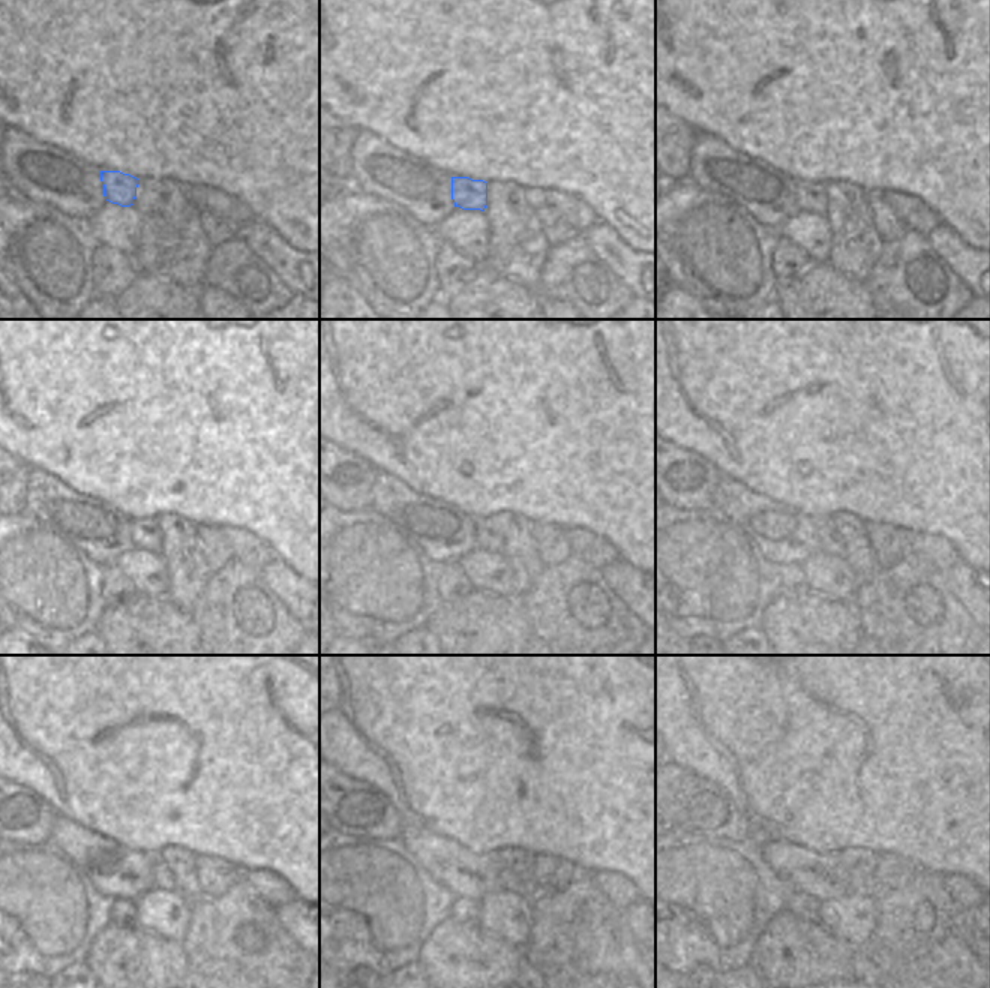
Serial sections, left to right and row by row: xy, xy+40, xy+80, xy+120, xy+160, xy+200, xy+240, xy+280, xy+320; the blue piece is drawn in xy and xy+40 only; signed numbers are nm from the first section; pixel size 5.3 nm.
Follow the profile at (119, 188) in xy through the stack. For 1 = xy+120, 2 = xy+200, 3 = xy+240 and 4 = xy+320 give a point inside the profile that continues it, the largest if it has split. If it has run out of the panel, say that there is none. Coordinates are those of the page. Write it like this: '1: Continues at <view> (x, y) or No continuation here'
1: Continues at xy+120 (144, 532)
2: Continues at xy+200 (830, 541)
3: Continues at xy+240 (164, 880)
4: Continues at xy+320 (861, 883).

